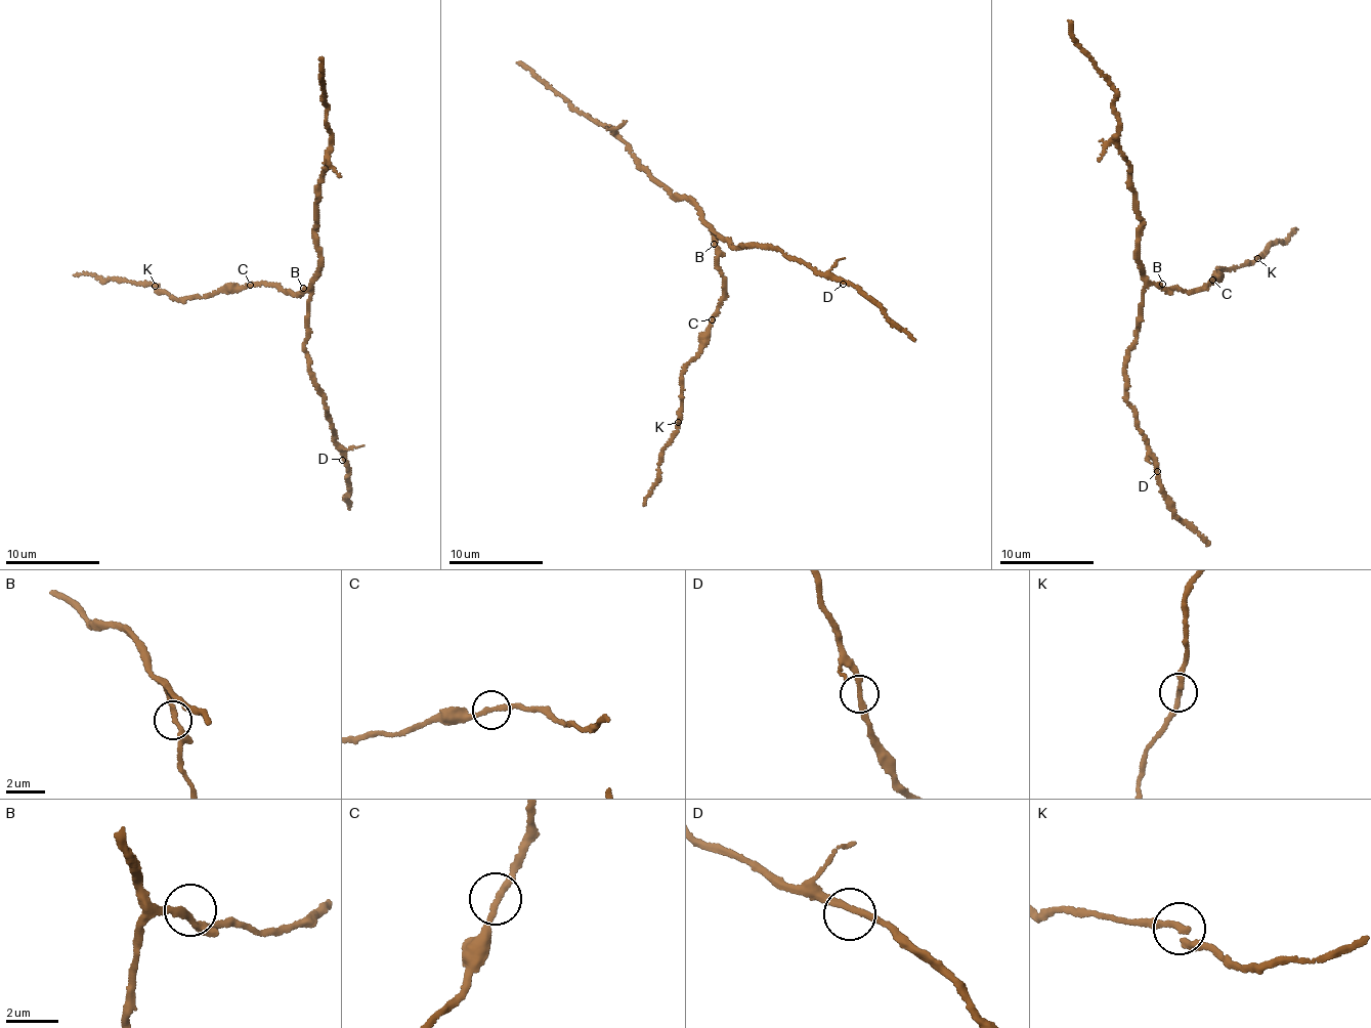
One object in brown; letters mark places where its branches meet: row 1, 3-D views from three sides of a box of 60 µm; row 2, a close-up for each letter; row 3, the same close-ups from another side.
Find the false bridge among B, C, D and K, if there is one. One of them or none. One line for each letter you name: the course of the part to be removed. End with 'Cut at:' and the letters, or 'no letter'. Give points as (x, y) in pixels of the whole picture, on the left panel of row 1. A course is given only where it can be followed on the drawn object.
Cut at: no letter

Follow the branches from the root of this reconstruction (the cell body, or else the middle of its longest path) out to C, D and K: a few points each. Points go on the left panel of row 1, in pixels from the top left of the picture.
C: (311, 287), (296, 294), (272, 283), (250, 285)
D: (311, 287), (304, 351), (311, 377), (317, 384), (317, 392), (324, 397), (333, 441), (342, 453), (342, 460)
K: (311, 287), (296, 294), (262, 281), (239, 288), (226, 286), (207, 295), (178, 299), (156, 286)

